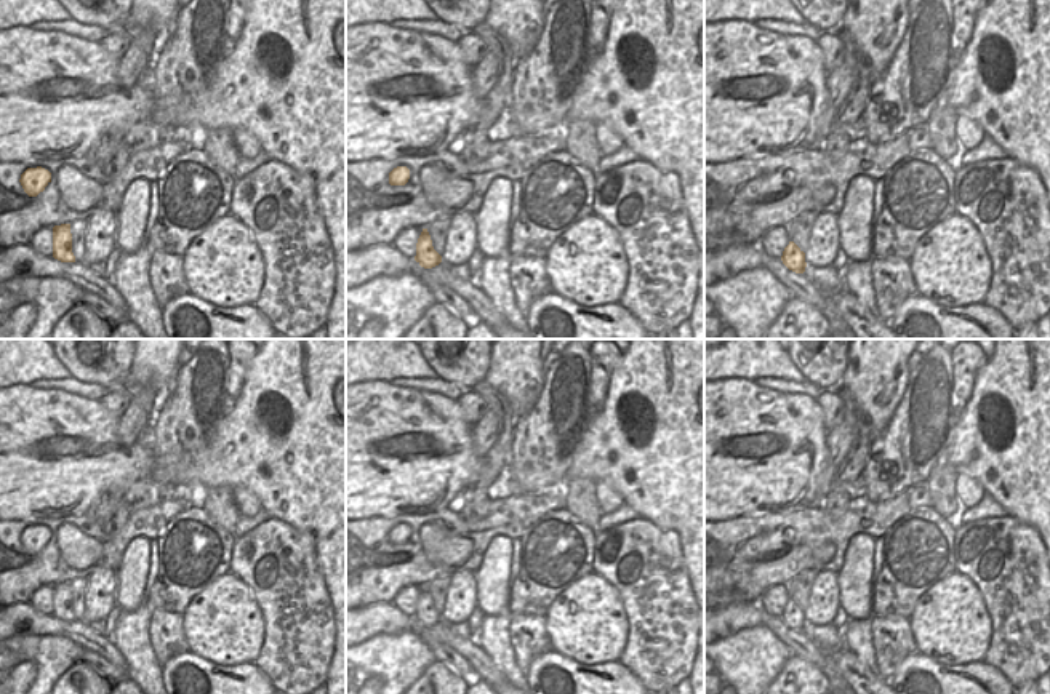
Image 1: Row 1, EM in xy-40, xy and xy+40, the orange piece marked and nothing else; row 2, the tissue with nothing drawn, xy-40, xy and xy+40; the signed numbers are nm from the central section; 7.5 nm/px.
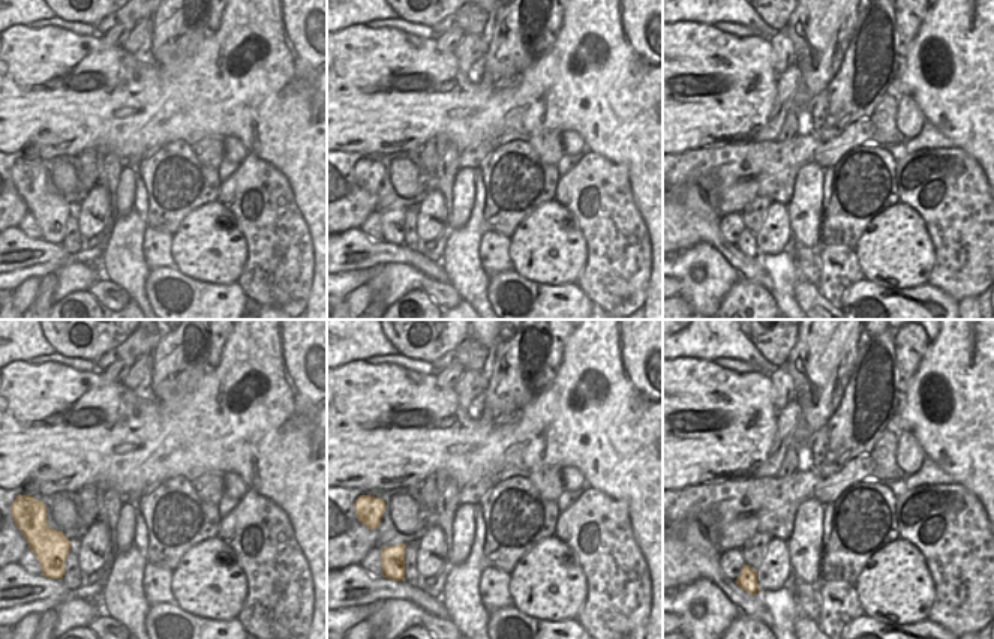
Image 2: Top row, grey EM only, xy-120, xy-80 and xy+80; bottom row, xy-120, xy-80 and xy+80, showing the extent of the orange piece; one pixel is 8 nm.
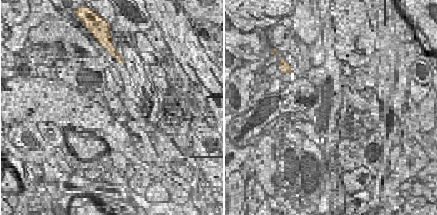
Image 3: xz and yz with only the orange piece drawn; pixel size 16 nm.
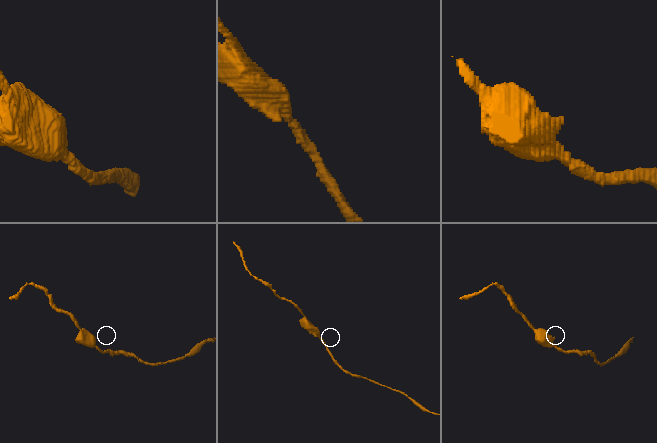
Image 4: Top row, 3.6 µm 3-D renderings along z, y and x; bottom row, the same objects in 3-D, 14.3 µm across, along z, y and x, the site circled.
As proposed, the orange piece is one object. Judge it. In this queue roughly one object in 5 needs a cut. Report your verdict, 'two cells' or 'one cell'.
one cell

